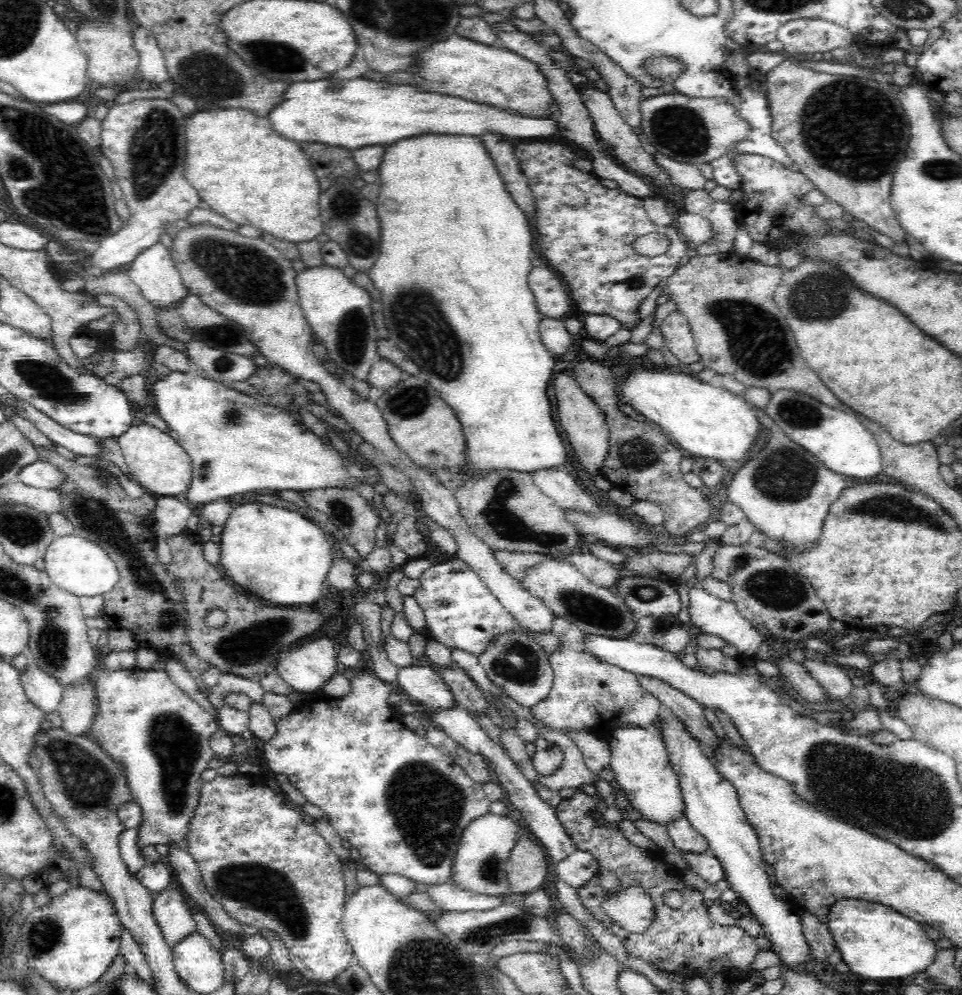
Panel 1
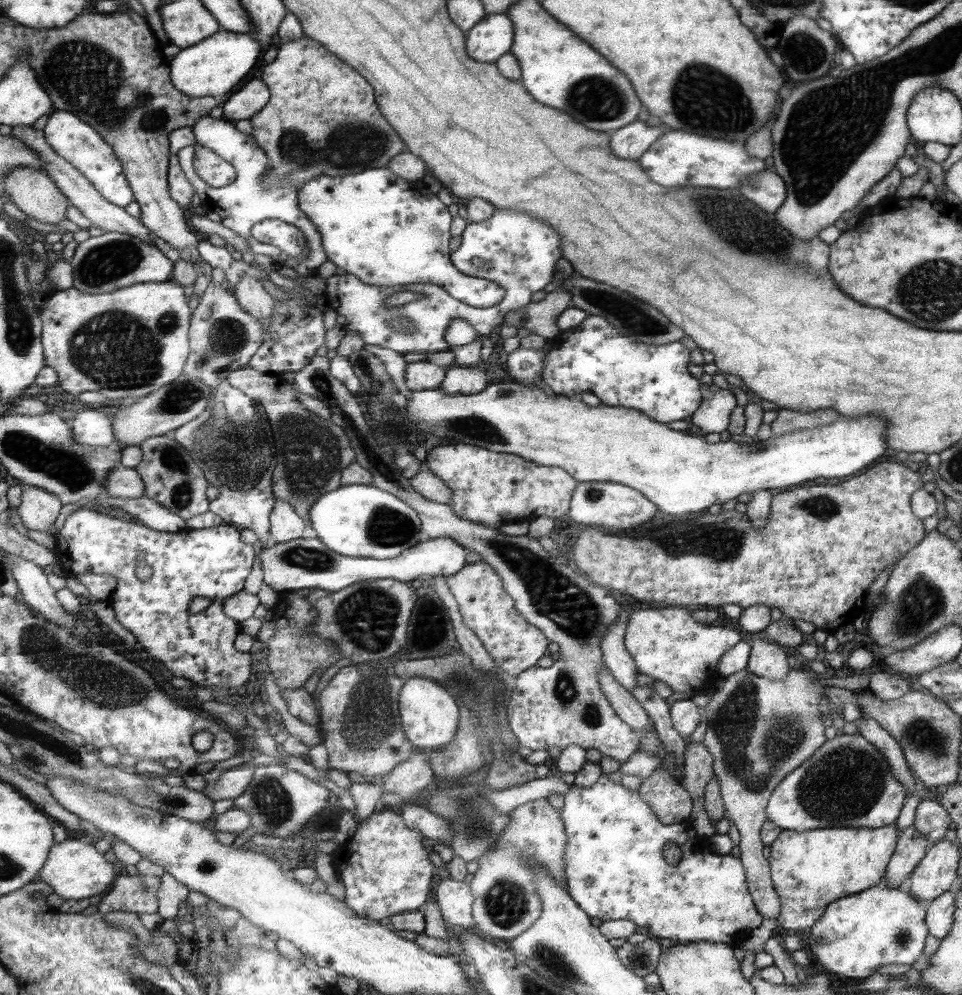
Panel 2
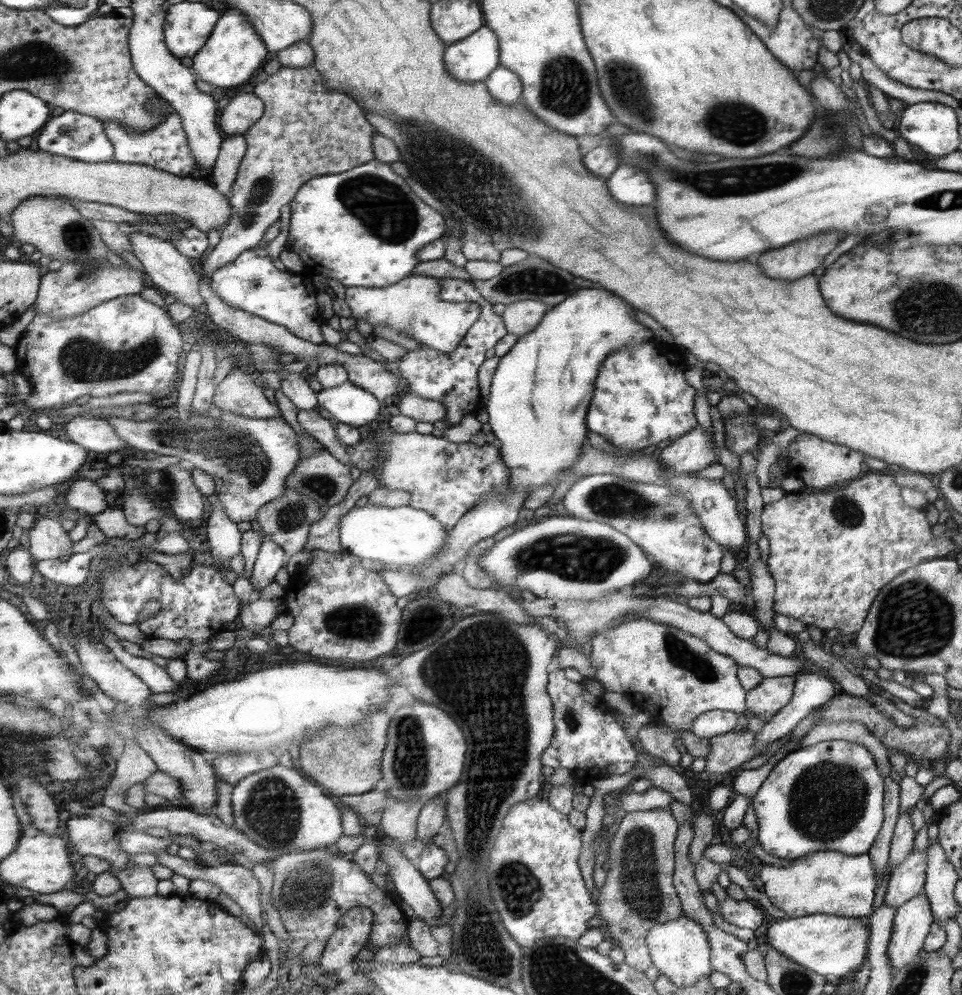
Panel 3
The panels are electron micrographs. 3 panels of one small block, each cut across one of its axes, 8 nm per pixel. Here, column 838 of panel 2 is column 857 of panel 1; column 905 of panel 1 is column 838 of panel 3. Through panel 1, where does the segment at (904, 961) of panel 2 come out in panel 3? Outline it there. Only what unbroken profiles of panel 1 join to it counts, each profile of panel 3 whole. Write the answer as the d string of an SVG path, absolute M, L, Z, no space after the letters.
M816 913L798 918L783 918L776 921L774 926L768 930L771 947L778 949L793 962L808 968L816 974L822 976L837 976L842 979L846 974L856 974L868 960L869 940L871 931L869 930L866 918L848 918L844 915L827 915Z

